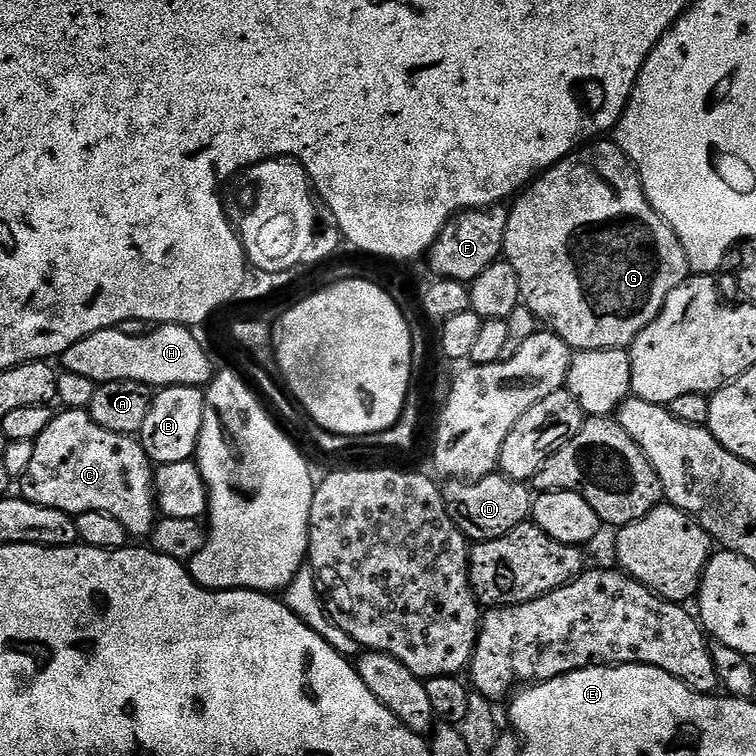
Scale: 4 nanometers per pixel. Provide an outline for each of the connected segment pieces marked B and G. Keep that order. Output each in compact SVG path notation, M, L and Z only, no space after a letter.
M175 384L169 388L161 388L153 395L152 405L146 413L146 423L138 433L140 445L152 459L153 465L186 462L195 457L196 447L202 434L205 407L206 396L199 388Z
M600 138L571 152L565 160L558 161L547 172L537 176L527 188L523 189L522 195L516 202L516 205L511 205L508 213L503 259L512 267L514 274L518 274L520 298L524 305L532 311L541 325L547 326L556 335L561 336L568 347L573 350L585 352L603 348L627 349L638 338L638 334L642 334L642 330L646 330L646 326L650 326L650 322L654 322L654 318L662 310L666 298L670 298L670 294L678 286L682 286L682 282L690 275L686 250L682 246L678 234L674 234L671 226L656 213L654 206L650 206L640 176L636 172L636 165L630 163L625 152L611 139Z

